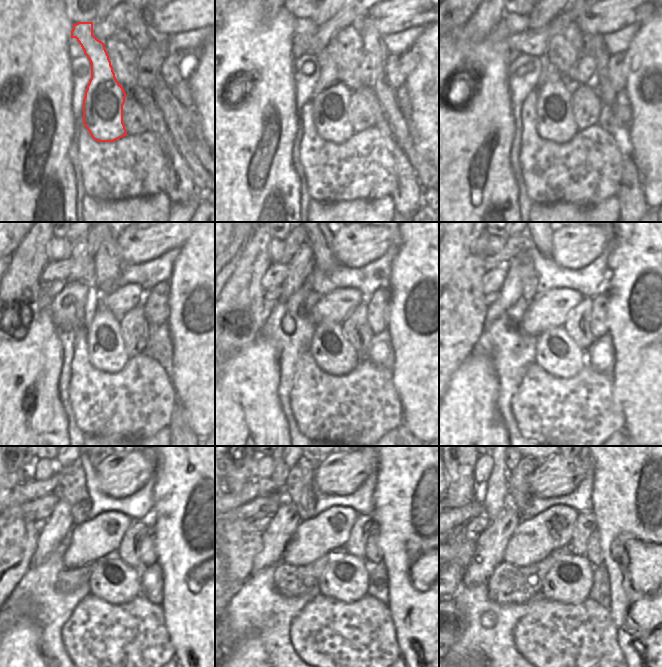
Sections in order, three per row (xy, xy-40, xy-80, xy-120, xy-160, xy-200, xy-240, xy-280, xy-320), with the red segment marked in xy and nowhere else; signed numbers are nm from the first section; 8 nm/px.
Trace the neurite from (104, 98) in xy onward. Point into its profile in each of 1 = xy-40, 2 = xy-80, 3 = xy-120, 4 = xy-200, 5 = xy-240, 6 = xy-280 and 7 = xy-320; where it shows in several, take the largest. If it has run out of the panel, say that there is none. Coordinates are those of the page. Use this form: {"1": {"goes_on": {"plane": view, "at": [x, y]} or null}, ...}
{"1": {"goes_on": {"plane": "xy-40", "at": [331, 97]}}, "2": {"goes_on": {"plane": "xy-80", "at": [555, 122]}}, "3": {"goes_on": {"plane": "xy-120", "at": [105, 346]}}, "4": {"goes_on": {"plane": "xy-200", "at": [556, 352]}}, "5": {"goes_on": {"plane": "xy-240", "at": [114, 581]}}, "6": {"goes_on": {"plane": "xy-280", "at": [346, 580]}}, "7": {"goes_on": {"plane": "xy-320", "at": [569, 581]}}}

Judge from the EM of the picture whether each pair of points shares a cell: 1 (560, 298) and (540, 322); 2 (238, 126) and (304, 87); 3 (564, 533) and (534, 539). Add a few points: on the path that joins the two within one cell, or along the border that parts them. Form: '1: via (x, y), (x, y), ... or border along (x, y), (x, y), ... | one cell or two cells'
1: via (555, 304), (543, 316) | one cell
2: border along (293, 69), (294, 108), (297, 115) | two cells
3: via (557, 537), (541, 537) | one cell

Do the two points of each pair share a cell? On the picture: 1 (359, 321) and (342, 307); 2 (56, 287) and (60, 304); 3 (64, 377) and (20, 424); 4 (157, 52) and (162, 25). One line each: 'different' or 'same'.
1: different
2: different
3: different
4: different

